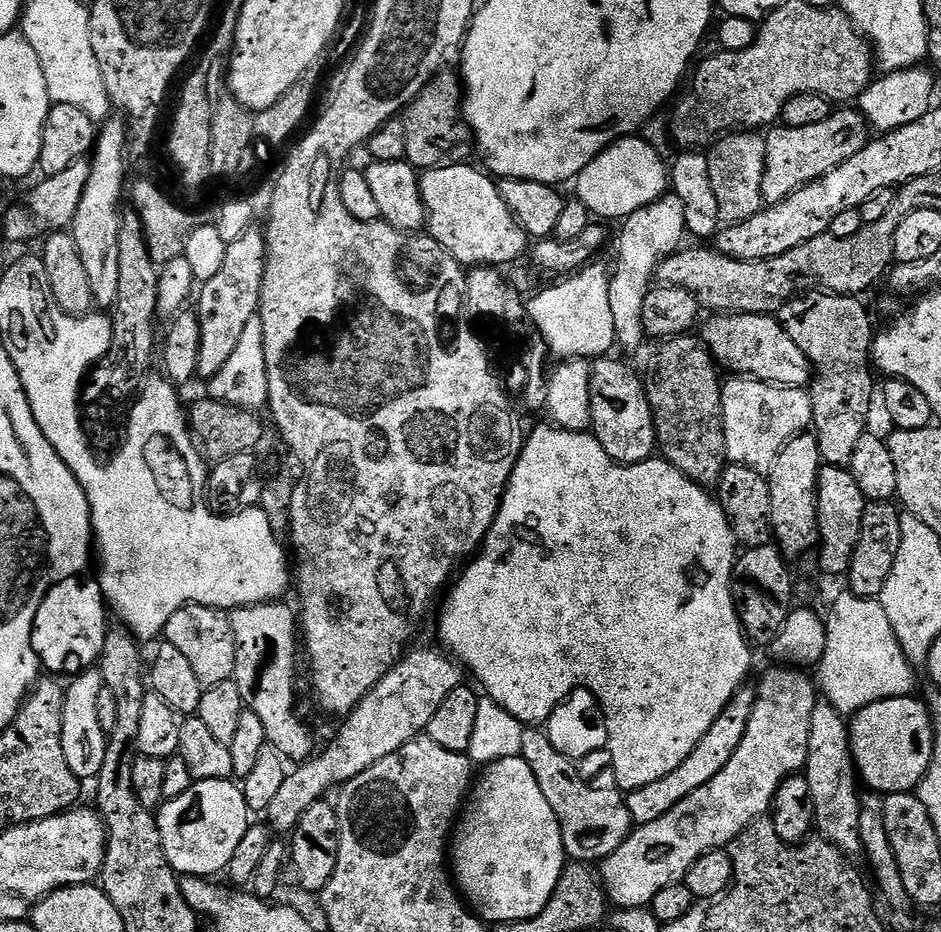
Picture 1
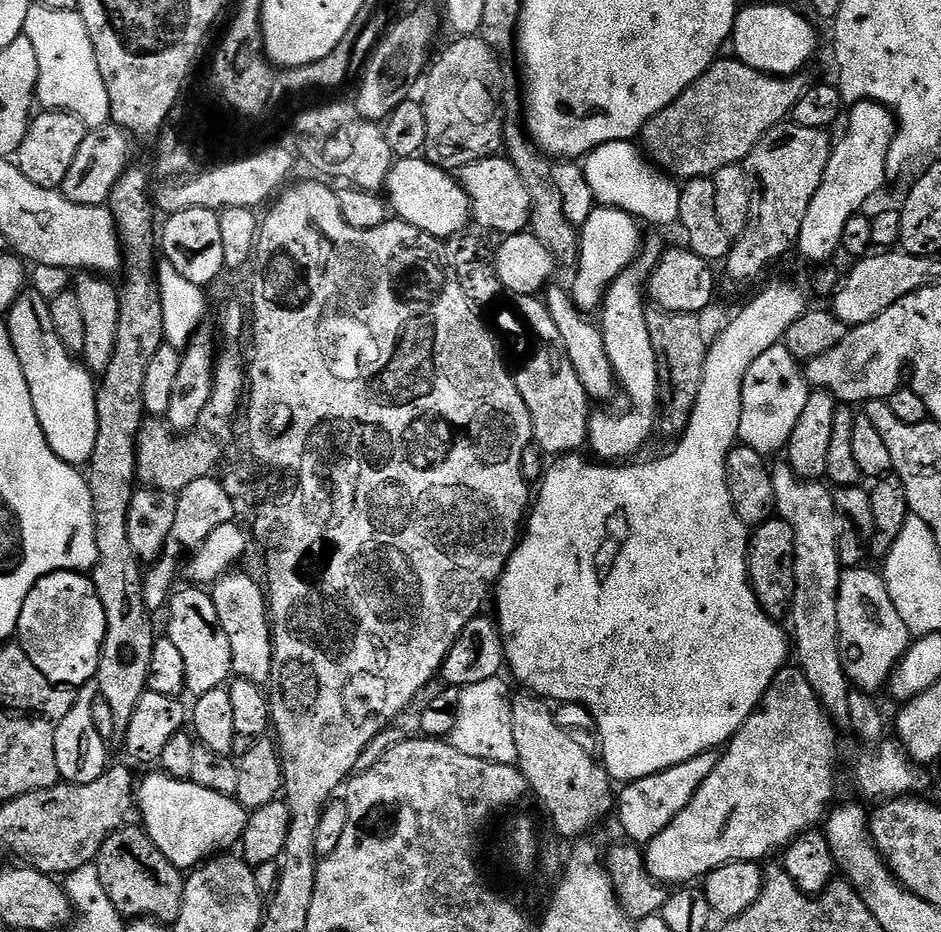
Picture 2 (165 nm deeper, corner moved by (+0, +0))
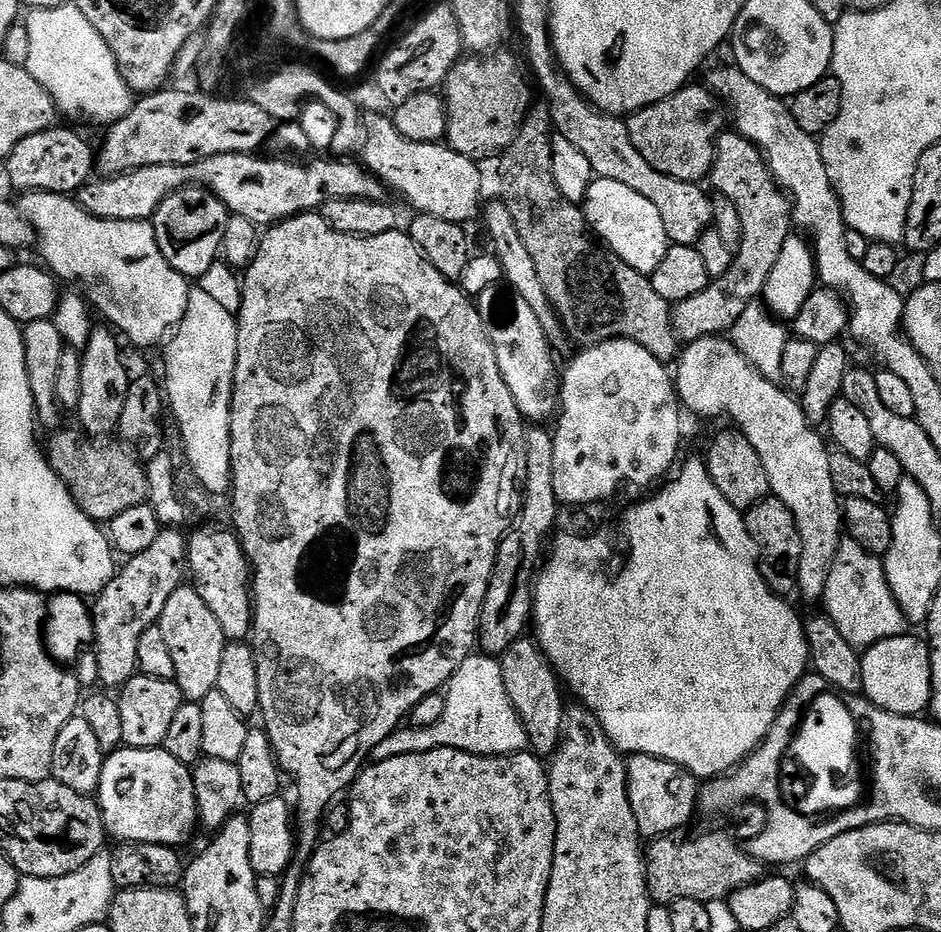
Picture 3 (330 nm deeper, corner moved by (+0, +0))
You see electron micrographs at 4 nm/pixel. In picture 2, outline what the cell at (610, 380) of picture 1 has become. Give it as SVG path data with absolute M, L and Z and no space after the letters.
M556 287L547 289L546 314L554 318L554 326L558 326L560 343L564 345L566 354L570 358L570 366L574 366L578 374L578 382L582 382L589 401L612 400L616 395L619 397L622 389L614 374L614 366L610 366L610 358L606 354L606 342L599 327L593 321L592 324L588 321L591 319L581 312L580 307L573 302L571 295L565 289L563 292L562 289Z

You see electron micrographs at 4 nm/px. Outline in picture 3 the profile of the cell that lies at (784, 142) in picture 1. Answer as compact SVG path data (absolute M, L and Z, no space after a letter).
M725 130L716 141L716 161L712 164L710 181L719 195L730 198L738 209L742 223L742 242L735 249L732 265L726 274L715 277L702 294L678 302L672 310L672 325L681 342L701 340L707 336L728 334L751 303L761 299L770 270L782 254L782 246L794 228L794 208L789 197L772 179L760 149L735 130Z

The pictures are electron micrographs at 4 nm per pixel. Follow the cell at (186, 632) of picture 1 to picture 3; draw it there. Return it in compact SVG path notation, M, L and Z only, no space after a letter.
M182 586L174 590L174 594L170 594L170 602L166 602L166 610L162 610L158 626L170 646L176 685L182 690L185 701L204 700L206 694L216 691L226 643L222 626L218 626L218 618L210 614L210 606L202 602L195 587Z

